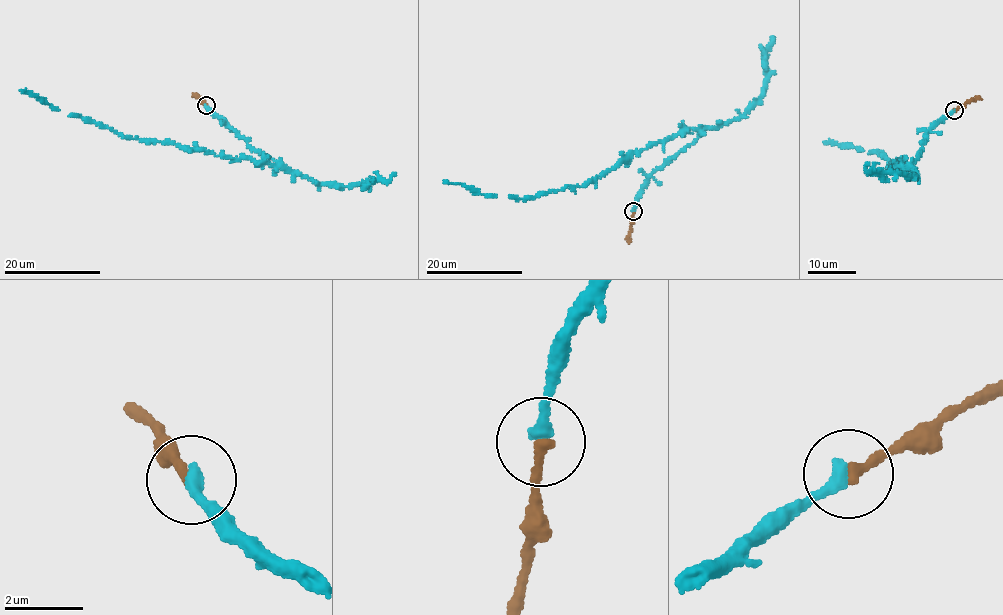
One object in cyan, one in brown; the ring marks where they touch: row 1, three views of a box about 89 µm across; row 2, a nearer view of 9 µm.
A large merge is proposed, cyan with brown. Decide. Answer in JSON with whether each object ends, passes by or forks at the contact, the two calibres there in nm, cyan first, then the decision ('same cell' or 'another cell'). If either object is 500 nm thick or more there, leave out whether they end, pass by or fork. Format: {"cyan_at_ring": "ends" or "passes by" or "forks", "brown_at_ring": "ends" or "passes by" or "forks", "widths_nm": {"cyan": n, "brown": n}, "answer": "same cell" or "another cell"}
{"cyan_at_ring": "ends", "brown_at_ring": "ends", "widths_nm": {"cyan": 340, "brown": 300}, "answer": "same cell"}

